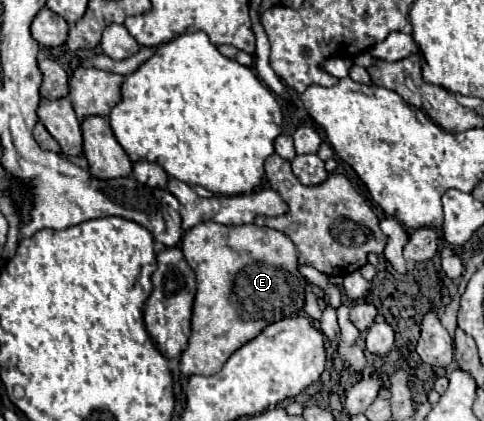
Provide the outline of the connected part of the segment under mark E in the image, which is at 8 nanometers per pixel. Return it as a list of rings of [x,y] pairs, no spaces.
[[[205,221],[185,231],[181,251],[197,281],[189,347],[179,365],[183,375],[215,375],[241,345],[257,337],[267,325],[295,317],[305,307],[307,281],[299,273],[295,245],[277,229],[227,227]]]

